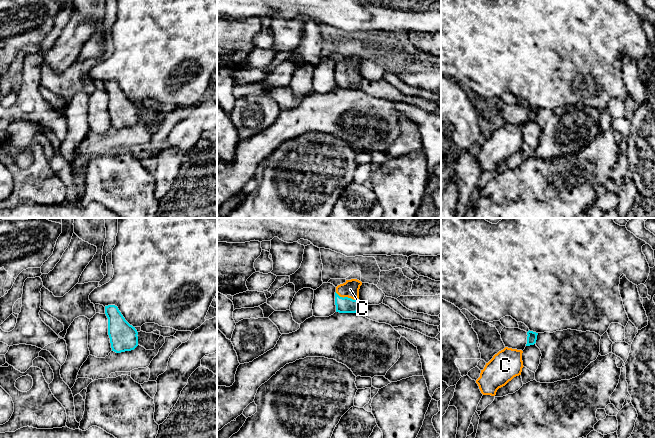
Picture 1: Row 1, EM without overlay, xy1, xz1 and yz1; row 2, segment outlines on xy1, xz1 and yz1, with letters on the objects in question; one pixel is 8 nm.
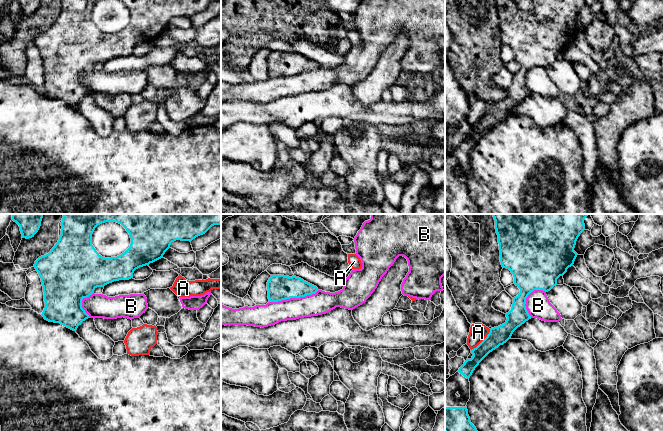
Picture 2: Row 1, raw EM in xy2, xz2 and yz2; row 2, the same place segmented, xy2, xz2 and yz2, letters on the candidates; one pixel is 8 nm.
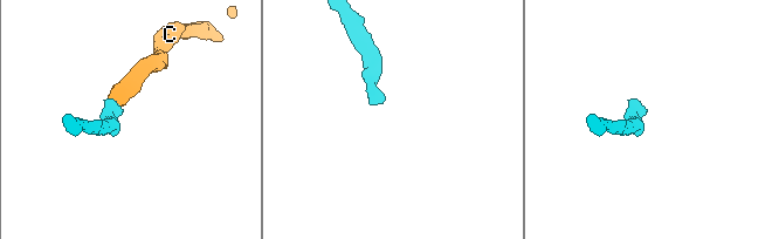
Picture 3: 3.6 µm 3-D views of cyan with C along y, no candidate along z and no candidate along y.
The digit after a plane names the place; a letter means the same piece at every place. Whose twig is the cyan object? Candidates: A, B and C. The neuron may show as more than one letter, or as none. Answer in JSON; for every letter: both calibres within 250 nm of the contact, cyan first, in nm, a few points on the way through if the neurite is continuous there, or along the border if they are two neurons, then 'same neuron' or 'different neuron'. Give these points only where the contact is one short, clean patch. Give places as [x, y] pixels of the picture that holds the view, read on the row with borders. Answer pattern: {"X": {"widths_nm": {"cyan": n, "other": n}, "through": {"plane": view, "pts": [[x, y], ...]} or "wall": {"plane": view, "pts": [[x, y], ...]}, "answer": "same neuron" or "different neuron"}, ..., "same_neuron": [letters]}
{"A": {"widths_nm": {"cyan": 150, "other": 140}, "wall": {"plane": "yz2", "pts": [[490, 329], [489, 333], [471, 350]]}, "answer": "different neuron"}, "B": {"widths_nm": {"cyan": 200, "other": 180}, "answer": "different neuron"}, "C": {"widths_nm": {"cyan": 130, "other": 140}, "through": {"plane": "xz1", "pts": [[343, 305], [347, 297], [350, 289]]}, "answer": "same neuron"}, "same_neuron": ["C"]}

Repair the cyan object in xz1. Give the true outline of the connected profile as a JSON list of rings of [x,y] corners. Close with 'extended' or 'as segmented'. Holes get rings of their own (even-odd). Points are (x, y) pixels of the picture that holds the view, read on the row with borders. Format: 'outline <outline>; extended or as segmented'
outline [[[351,279],[346,280],[345,283],[336,287],[336,312],[357,313],[361,304],[361,301],[359,300],[359,289],[361,285],[361,281],[357,279]]]; extended

